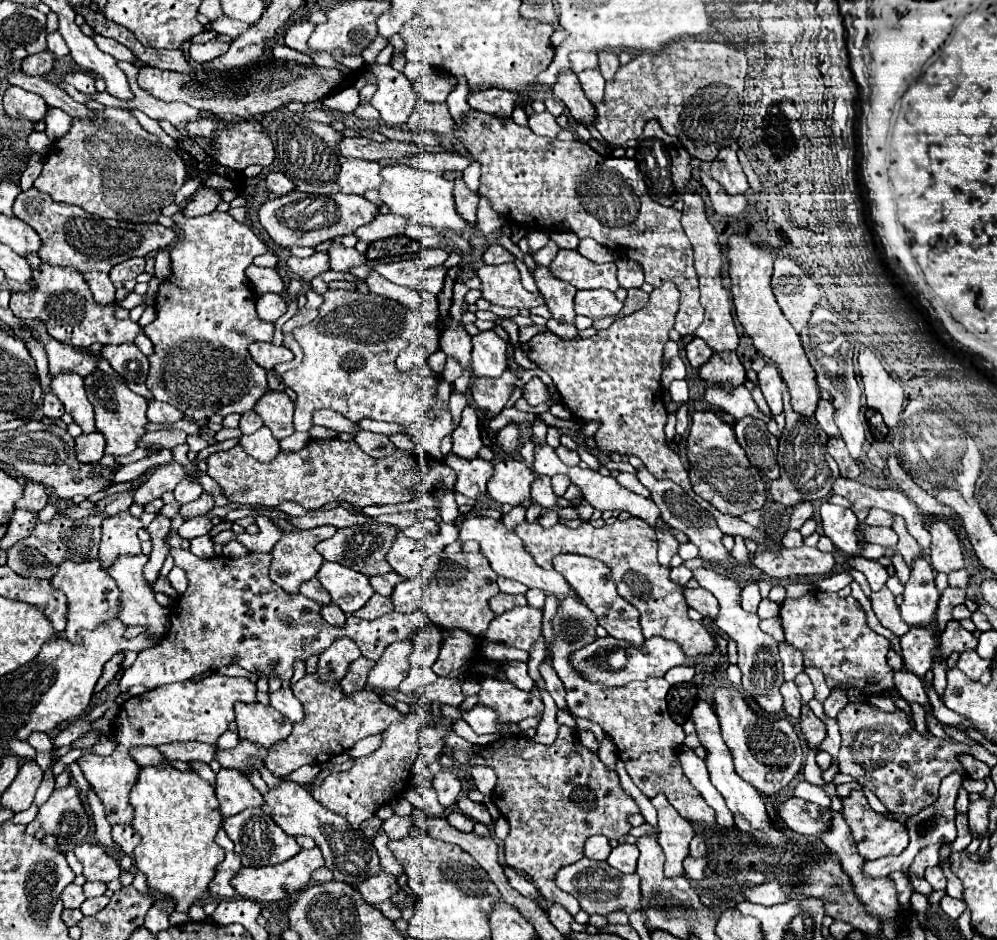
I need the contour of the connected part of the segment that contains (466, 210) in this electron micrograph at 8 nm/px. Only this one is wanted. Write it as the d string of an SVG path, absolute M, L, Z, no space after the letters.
M455 180L453 196L455 196L455 208L457 208L459 216L463 216L463 220L467 220L467 224L475 224L479 196L473 194L463 180Z

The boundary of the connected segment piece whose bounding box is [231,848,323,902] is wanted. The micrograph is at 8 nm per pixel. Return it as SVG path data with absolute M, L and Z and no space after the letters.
M319 848L313 850L301 850L297 856L293 856L287 862L281 862L277 866L263 866L263 868L241 868L237 876L231 878L231 886L235 888L235 892L241 898L249 898L249 900L257 900L257 902L277 902L283 900L285 894L293 894L299 892L309 880L313 870L323 866L323 856L319 852Z

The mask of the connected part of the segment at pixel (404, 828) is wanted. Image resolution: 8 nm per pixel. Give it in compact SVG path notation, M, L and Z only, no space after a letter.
M391 816L389 820L385 820L381 824L381 830L389 836L389 840L399 840L399 838L405 838L409 834L409 828L413 826L413 818L411 816Z

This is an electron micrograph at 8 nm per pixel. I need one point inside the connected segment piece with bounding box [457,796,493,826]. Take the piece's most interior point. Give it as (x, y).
(478, 812)

